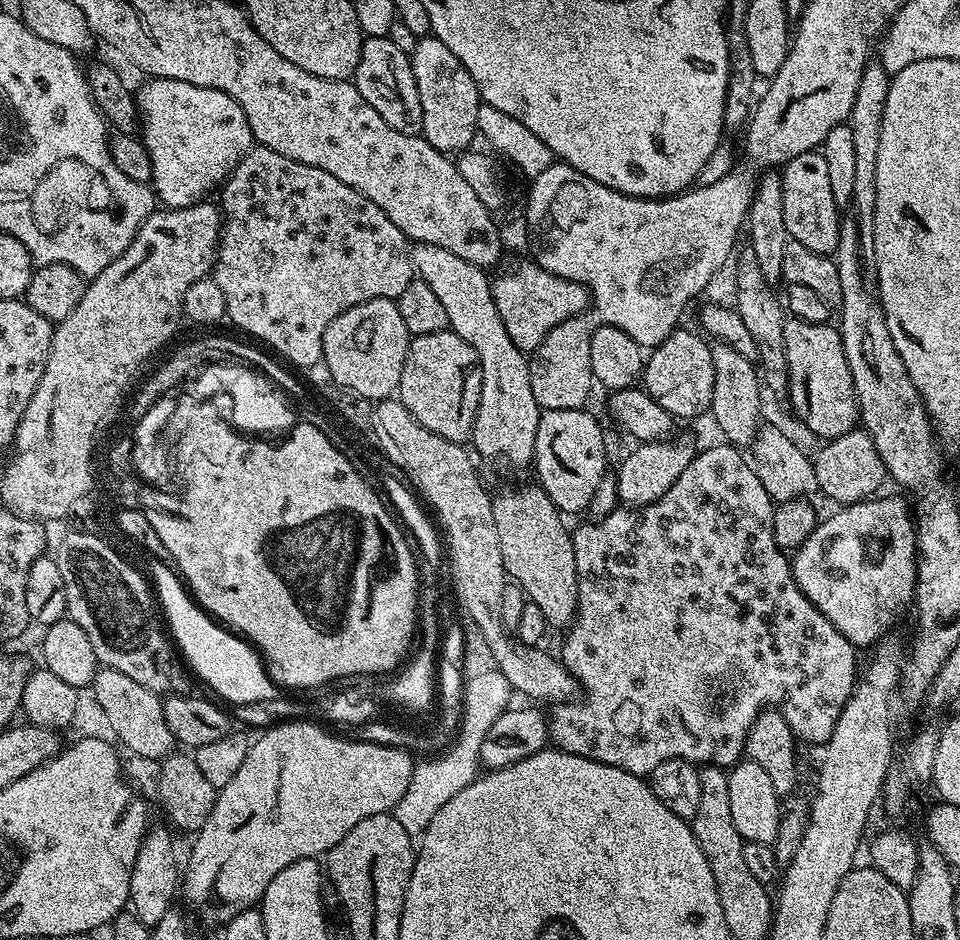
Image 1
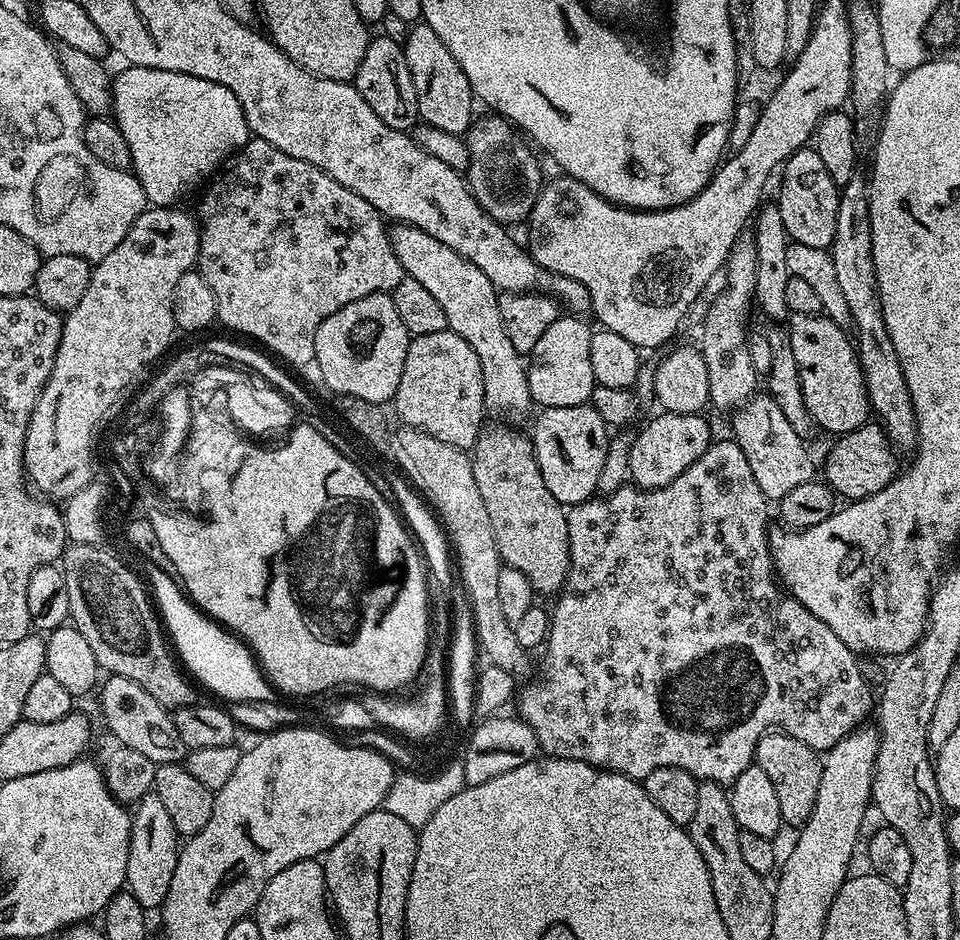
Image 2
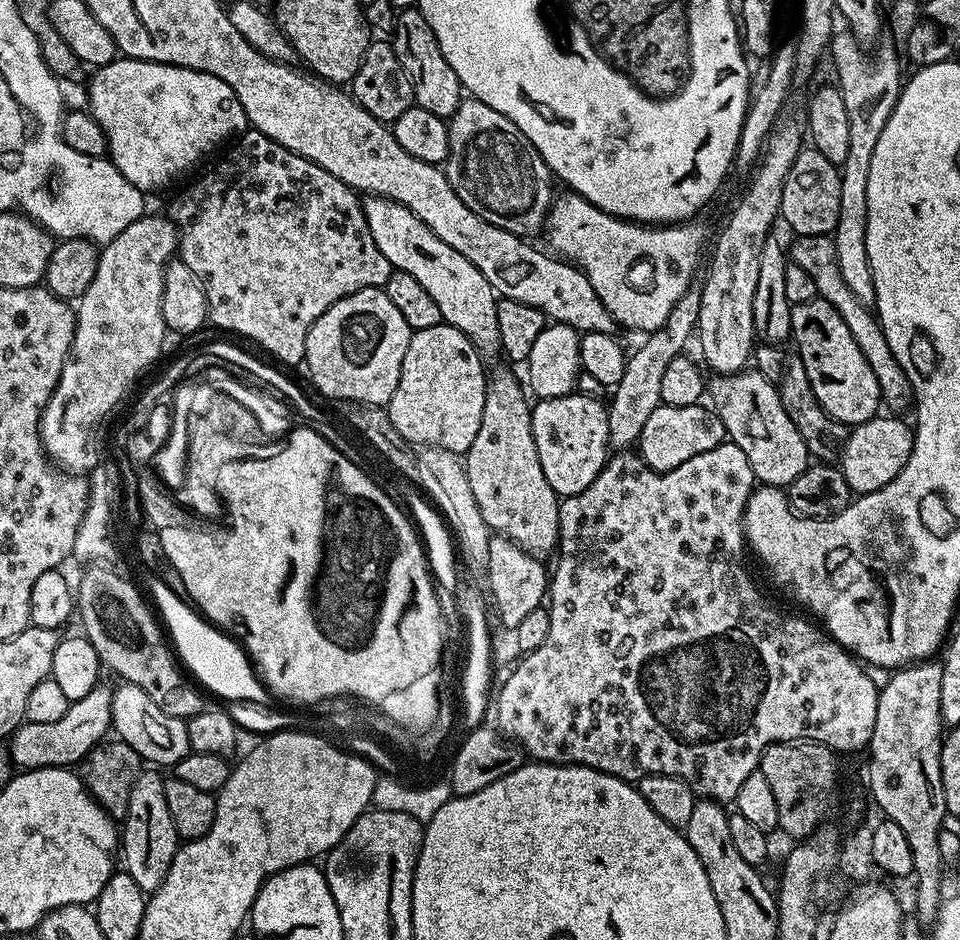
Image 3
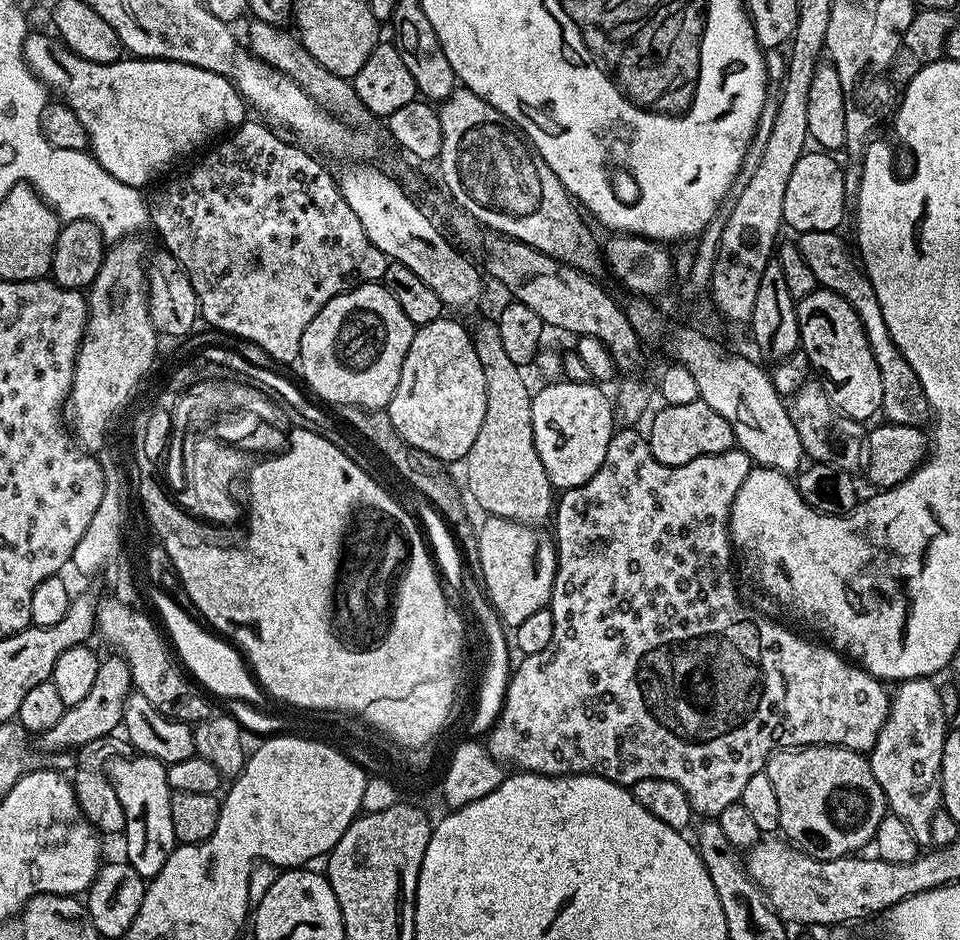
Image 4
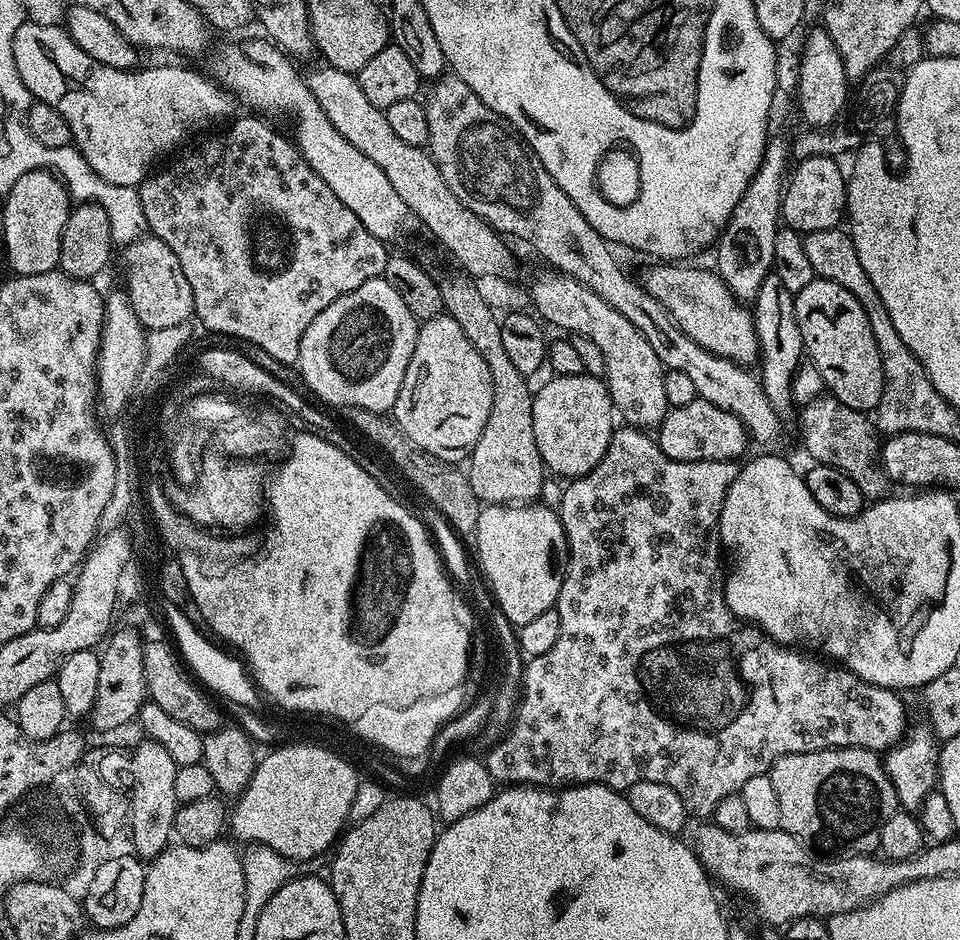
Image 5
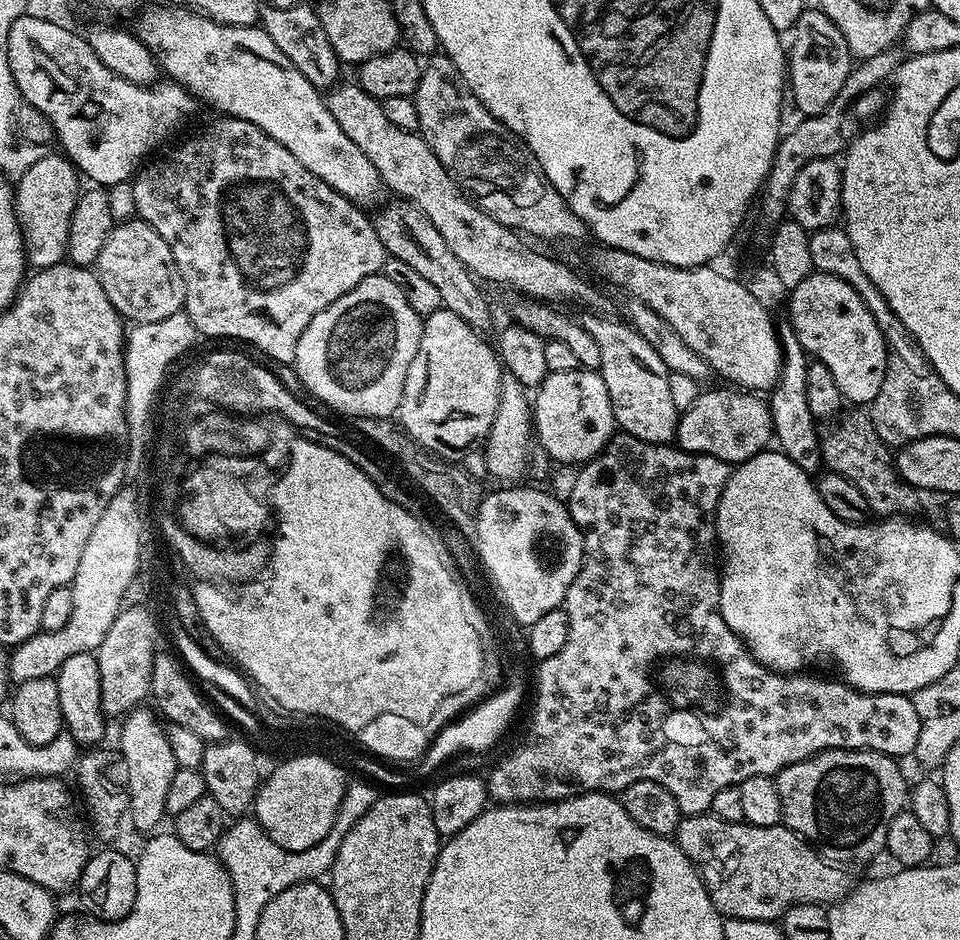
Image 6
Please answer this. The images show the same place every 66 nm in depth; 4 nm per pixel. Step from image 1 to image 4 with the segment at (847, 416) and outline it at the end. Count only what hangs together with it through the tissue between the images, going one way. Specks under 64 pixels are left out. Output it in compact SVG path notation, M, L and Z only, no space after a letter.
M818 286L797 303L796 317L800 348L808 356L811 371L822 381L829 402L842 415L868 422L882 406L882 374L878 374L878 362L870 354L870 342L866 342L854 308L840 294Z

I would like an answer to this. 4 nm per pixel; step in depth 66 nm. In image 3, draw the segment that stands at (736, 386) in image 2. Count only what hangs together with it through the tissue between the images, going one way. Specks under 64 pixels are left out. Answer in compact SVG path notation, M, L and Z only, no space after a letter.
M796 120L784 122L771 133L751 175L752 181L740 196L740 205L729 214L716 240L708 277L702 280L704 289L701 292L701 313L698 314L696 324L698 338L700 336L700 352L704 355L703 363L708 363L713 368L711 371L721 376L745 371L753 359L754 345L758 340L754 326L754 290L758 287L762 246L766 246L773 235L772 223L780 216L782 186L786 186L786 174L790 174L794 158L798 158L806 144L805 125Z

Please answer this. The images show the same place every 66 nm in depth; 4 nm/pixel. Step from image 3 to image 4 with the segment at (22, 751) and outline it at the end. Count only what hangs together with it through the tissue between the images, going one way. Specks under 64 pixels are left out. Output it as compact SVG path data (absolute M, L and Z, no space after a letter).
M108 654L107 657L105 655L98 666L94 686L90 686L90 694L86 694L86 698L82 698L82 702L67 705L62 718L58 718L58 722L54 722L54 726L50 726L50 730L39 733L38 740L40 740L41 746L48 752L56 752L62 748L79 750L90 742L111 737L115 733L112 731L115 728L117 731L121 727L124 707L133 692L130 666L126 666L123 656Z

